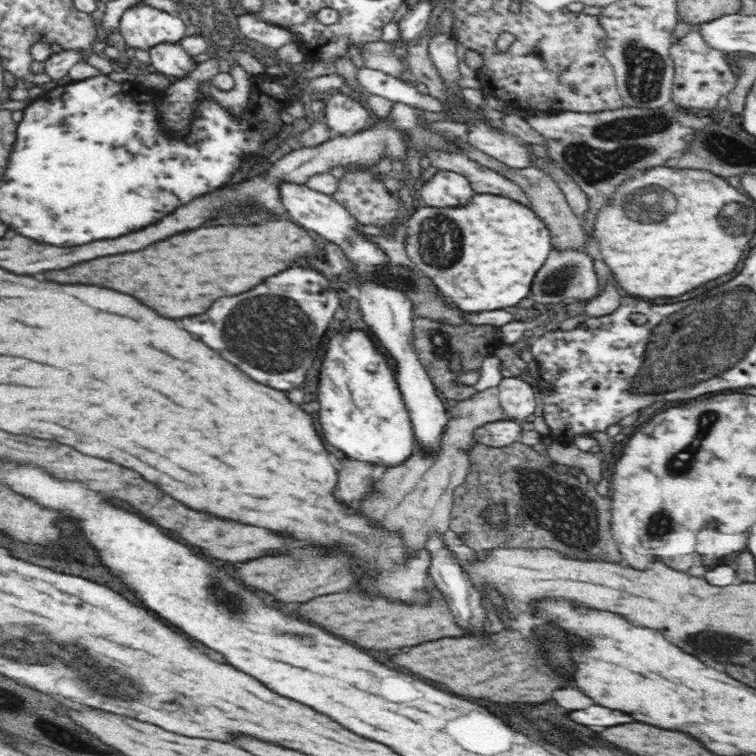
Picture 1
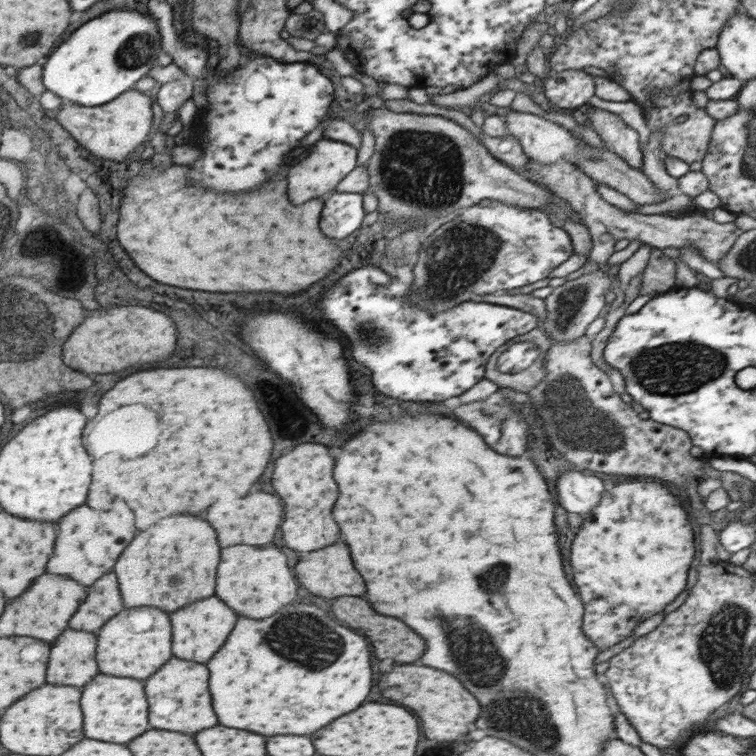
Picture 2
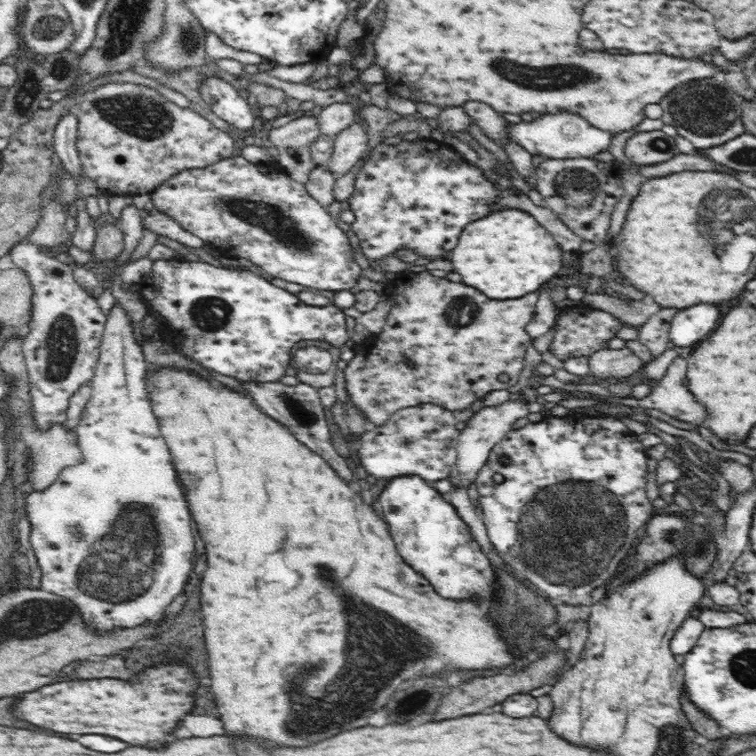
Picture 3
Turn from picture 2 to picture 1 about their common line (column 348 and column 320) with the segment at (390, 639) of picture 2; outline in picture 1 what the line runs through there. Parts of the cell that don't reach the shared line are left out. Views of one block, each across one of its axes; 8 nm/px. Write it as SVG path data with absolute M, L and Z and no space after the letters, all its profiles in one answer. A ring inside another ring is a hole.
M344 592L344 594L328 594L318 596L298 608L298 616L312 620L314 624L326 628L328 632L346 638L360 648L368 650L392 650L402 646L416 646L422 642L448 638L448 636L466 636L468 632L456 626L448 606L440 600L440 594L432 592L430 606L404 606L388 602L386 598L364 598L360 592Z

